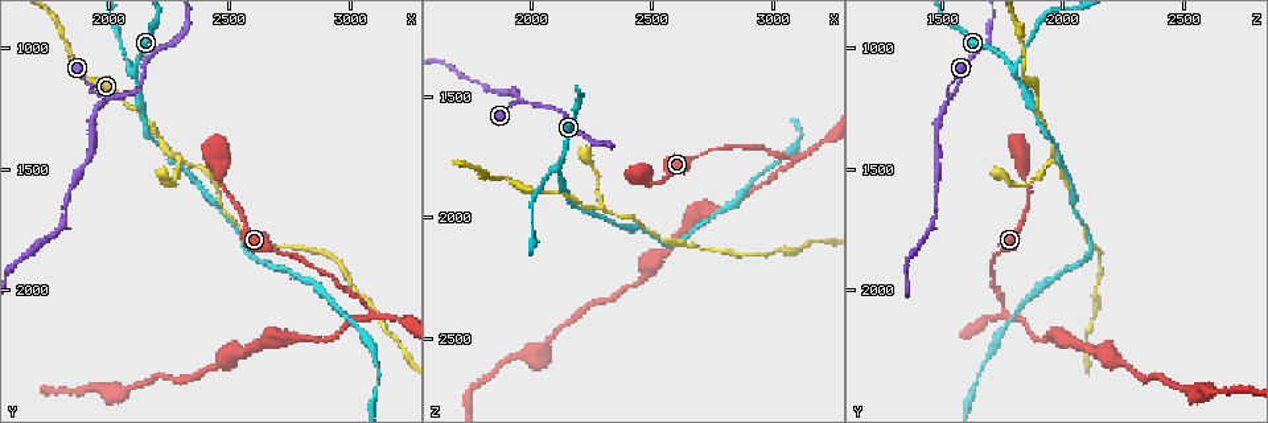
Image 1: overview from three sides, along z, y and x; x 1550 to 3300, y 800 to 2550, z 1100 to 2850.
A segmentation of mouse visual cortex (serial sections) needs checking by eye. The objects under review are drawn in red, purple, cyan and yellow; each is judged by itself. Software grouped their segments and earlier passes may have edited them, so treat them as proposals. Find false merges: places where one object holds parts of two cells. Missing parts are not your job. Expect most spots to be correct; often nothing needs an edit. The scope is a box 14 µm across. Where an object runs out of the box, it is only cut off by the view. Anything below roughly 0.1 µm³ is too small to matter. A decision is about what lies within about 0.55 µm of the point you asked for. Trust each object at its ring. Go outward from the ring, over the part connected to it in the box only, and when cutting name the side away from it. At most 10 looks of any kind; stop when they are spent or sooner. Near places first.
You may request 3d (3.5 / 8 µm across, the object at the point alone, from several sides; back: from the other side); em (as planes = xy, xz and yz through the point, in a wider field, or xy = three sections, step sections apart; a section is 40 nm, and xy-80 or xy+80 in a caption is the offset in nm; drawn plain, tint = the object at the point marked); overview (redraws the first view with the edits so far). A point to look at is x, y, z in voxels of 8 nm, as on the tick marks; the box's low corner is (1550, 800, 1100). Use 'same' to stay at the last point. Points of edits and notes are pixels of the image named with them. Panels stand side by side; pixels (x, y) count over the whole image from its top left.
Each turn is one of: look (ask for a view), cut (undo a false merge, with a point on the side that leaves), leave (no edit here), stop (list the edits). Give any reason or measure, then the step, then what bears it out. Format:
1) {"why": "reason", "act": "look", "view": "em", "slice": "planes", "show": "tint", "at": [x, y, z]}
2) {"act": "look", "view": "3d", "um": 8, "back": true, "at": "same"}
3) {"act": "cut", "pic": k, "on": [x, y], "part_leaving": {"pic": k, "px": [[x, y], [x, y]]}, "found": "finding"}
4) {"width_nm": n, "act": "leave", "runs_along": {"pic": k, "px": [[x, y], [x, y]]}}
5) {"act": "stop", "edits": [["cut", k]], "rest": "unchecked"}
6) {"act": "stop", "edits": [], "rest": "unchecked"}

{"why": "sharp bend", "act": "look", "view": "3d", "um": 3.5, "at": [1980, 1200, 1520]}

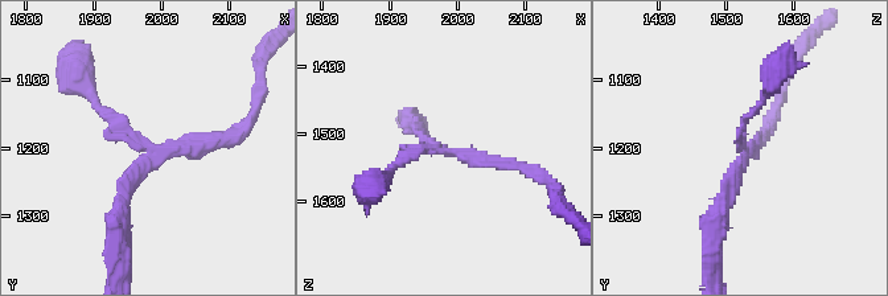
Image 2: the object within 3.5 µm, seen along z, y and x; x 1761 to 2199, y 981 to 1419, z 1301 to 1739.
{"act": "look", "view": "em", "slice": "xy", "step": 2, "show": "tint", "at": [1975, 1200, 1525]}

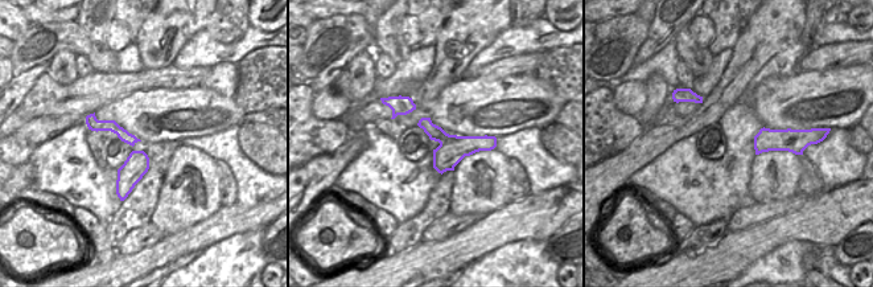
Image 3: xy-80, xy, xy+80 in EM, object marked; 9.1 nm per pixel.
{"width_nm": 260, "act": "leave", "runs_along": {"pic": 3, "px": [[421, 123], [448, 143], [493, 143]]}, "found": "continuous, no second cell"}

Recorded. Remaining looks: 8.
{"why": "three-way junction", "act": "look", "view": "3d", "um": 3.5, "at": [2110, 1080, 1800]}

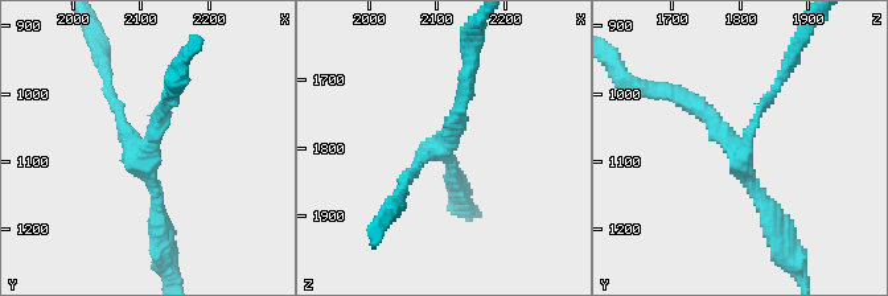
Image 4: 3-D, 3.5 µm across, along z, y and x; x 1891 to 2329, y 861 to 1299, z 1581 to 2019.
{"act": "look", "view": "em", "slice": "planes", "show": "tint", "at": [2110, 1090, 1800]}

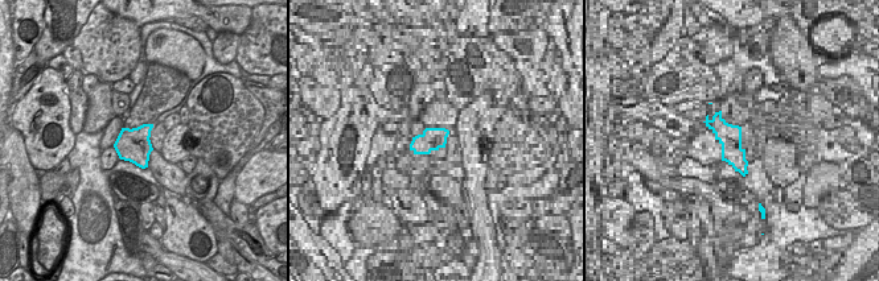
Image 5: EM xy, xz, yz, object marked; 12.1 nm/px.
{"arms": 3, "arm_widths_nm": [150, 200, 200], "act": "leave", "runs_along": {"pic": 4, "px": [[681, 98], [728, 139], [778, 227]]}, "found": "all the same cell"}

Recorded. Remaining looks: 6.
{"why": "three-way junction", "act": "look", "view": "3d", "um": 8, "at": [2300, 1470, 1970]}

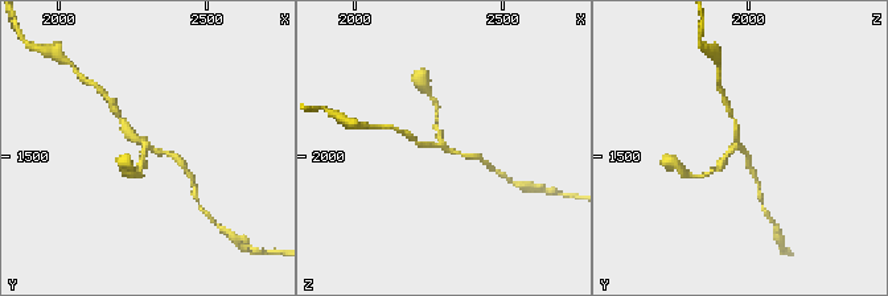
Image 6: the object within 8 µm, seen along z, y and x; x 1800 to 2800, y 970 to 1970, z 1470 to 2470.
{"why": "zoom in", "act": "look", "view": "3d", "um": 3.5, "at": [2300, 1460, 1970]}

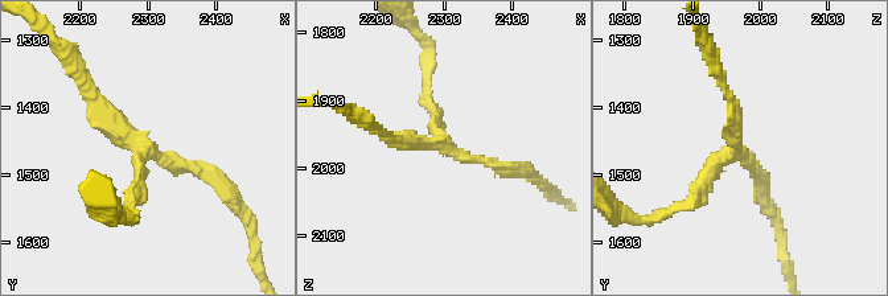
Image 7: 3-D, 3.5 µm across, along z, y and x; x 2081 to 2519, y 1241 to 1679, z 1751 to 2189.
{"arms": 3, "arm_widths_nm": [150, 150, 150], "act": "look", "view": "em", "slice": "xy", "step": 3, "show": "tint", "at": [2295, 1465, 1960]}

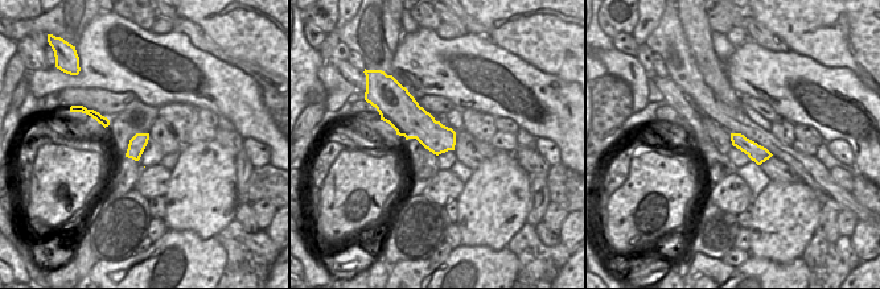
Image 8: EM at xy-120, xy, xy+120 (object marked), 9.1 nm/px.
{"act": "leave", "runs_along": {"pic": 7, "px": [[81, 85], [142, 149], [214, 179]]}, "found": "all the same cell"}

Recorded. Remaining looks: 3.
{"why": "calibre changes", "act": "look", "view": "3d", "um": 8, "at": [2700, 1850, 1730]}

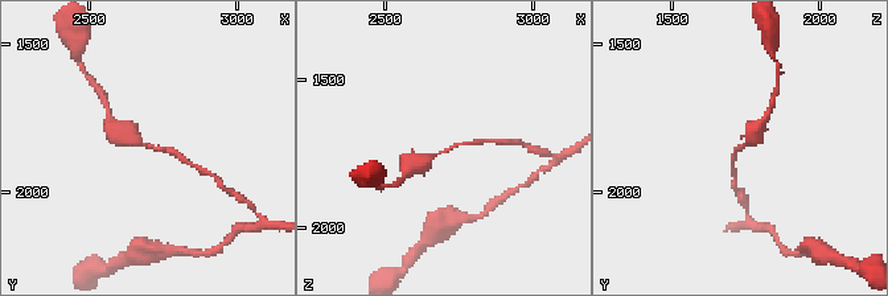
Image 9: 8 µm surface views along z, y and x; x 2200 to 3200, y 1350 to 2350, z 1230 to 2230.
{"act": "look", "view": "3d", "um": 3.5, "at": [2720, 1850, 1740]}

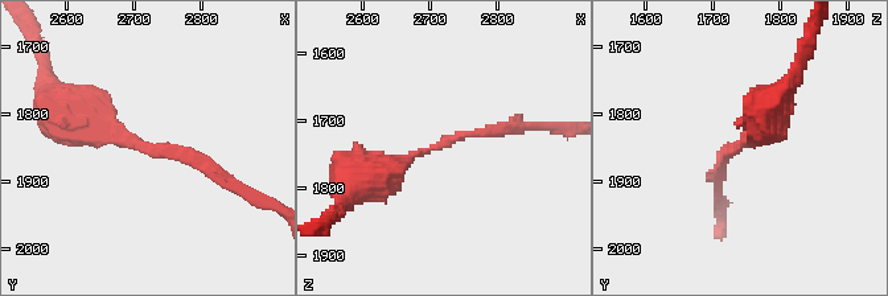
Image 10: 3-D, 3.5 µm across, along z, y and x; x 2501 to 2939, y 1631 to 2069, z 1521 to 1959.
{"arm_widths_nm": [150, 400], "act": "look", "view": "em", "slice": "xy", "step": 1, "show": "tint", "at": [2715, 1845, 1735]}

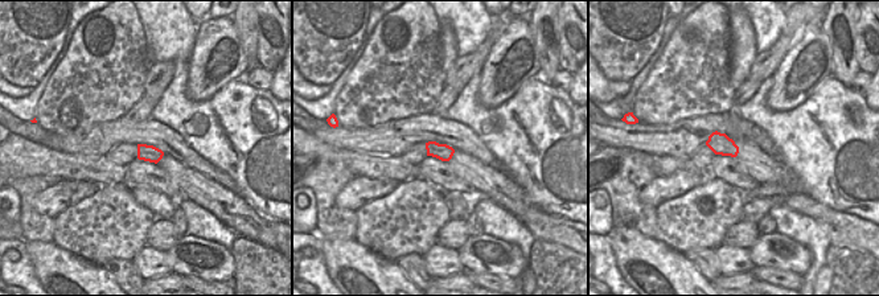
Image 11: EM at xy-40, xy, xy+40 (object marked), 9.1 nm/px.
{"act": "leave", "runs_along": {"pic": 10, "px": [[73, 109], [109, 138], [218, 173]]}, "found": "continuous, no second cell"}

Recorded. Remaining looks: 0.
{"act": "stop", "edits": [], "rest": "unchecked"}

